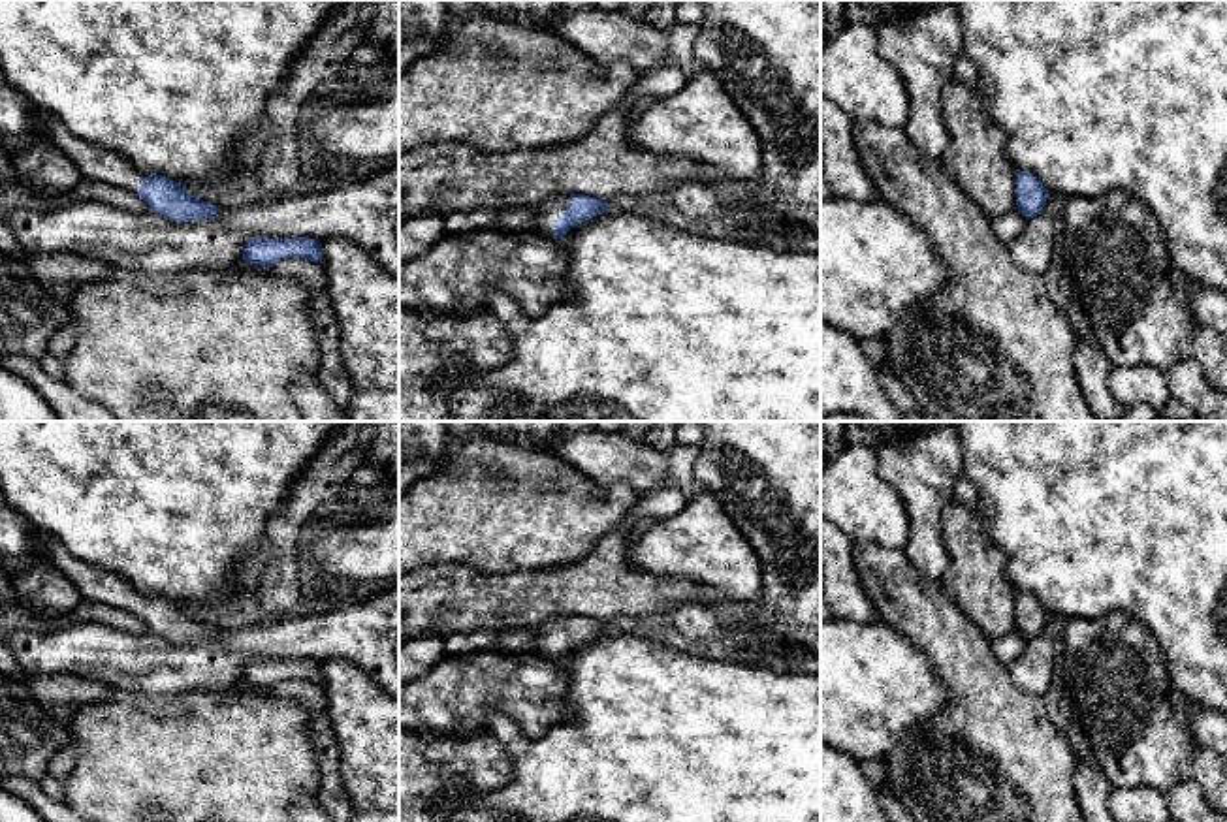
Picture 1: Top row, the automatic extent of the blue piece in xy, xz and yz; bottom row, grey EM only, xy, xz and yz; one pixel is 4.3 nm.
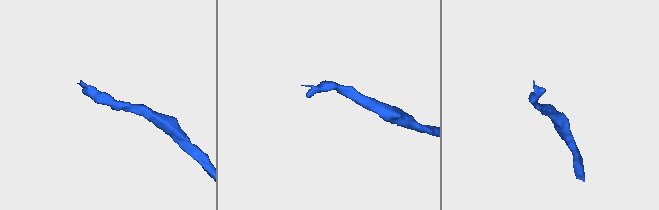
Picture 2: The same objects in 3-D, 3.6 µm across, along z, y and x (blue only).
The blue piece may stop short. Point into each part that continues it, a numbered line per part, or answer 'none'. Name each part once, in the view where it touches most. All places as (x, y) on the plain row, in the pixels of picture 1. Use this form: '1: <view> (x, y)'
1: xz (546, 634)

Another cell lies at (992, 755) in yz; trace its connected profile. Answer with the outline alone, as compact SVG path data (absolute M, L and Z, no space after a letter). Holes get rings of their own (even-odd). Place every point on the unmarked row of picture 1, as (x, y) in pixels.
M875 542L853 544L860 583L879 619L907 638L945 687L945 707L903 735L884 758L886 782L915 822L1086 822L1073 786L1076 756L1048 719L1044 696L1024 692L990 647L990 638L926 577L901 549Z

